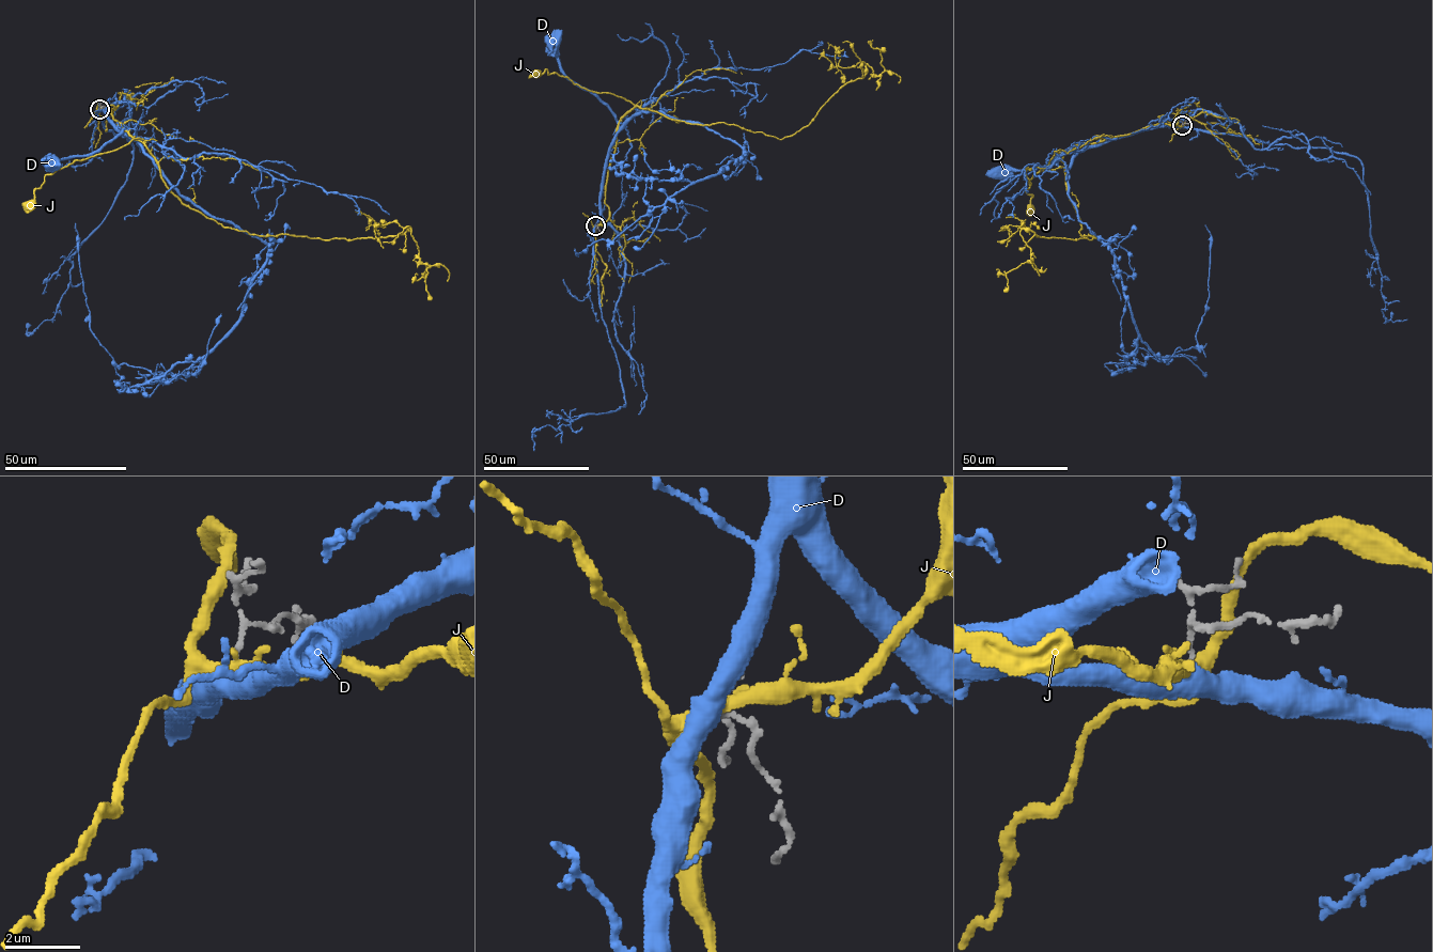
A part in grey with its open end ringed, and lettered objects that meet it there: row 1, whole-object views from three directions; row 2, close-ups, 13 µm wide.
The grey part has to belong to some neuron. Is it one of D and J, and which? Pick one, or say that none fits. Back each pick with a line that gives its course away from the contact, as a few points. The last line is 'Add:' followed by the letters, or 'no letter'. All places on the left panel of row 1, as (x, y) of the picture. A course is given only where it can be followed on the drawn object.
D: it runs (99, 109), (105, 110), (114, 125), (125, 133), (125, 129), (91, 155), (73, 155), (57, 160), (56, 164)
Add: D

